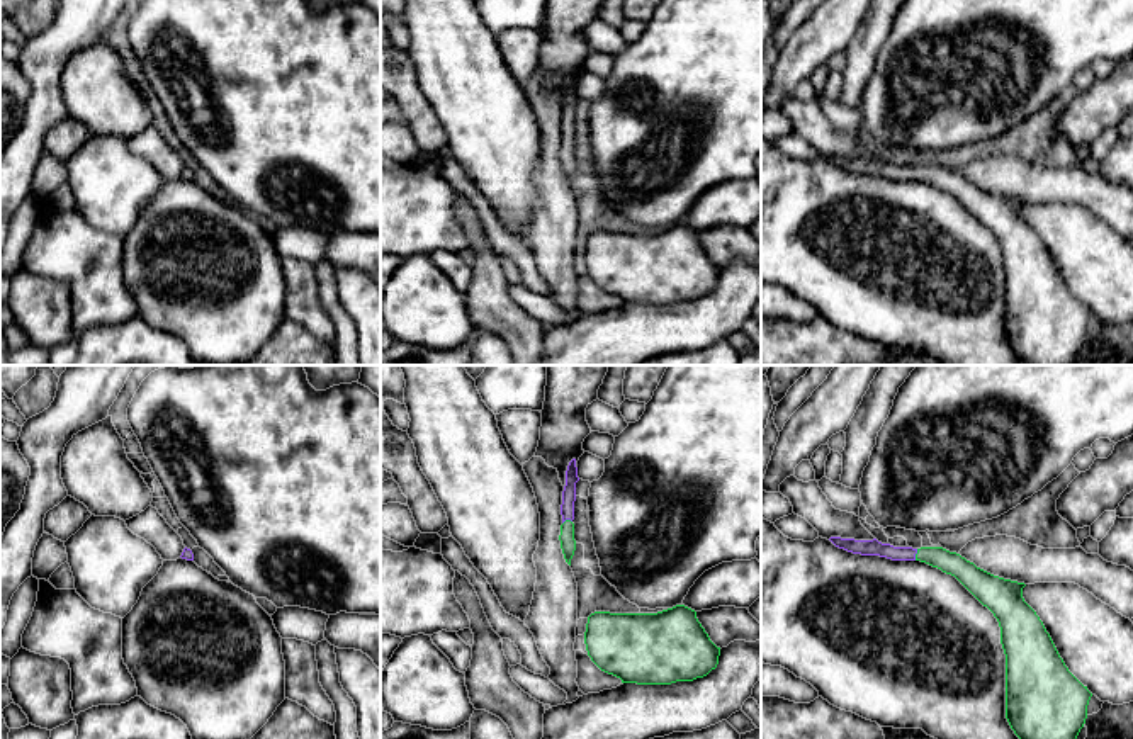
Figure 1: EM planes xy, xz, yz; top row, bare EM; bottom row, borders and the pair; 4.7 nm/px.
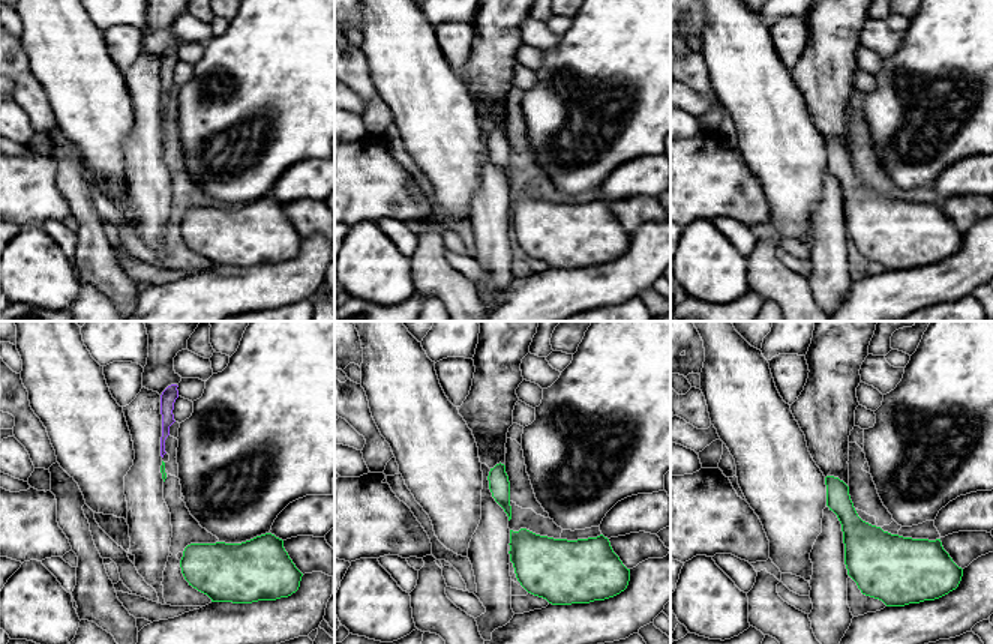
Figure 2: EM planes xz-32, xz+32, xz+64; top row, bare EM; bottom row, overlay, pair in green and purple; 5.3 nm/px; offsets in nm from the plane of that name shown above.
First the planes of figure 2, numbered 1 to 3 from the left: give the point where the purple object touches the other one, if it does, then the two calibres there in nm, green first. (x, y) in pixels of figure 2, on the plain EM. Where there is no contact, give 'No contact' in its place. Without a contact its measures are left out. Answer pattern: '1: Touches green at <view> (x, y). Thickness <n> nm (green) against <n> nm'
1: No contact
2: No contact
3: No contact

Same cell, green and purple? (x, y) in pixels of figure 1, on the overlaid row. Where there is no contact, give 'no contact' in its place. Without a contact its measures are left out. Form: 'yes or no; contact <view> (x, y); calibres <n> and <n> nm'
yes; contact yz (916, 554); calibres 110 and 80 nm

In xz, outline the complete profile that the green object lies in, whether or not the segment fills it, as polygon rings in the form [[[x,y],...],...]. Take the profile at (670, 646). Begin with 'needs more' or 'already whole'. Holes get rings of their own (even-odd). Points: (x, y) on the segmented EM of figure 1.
already whole | [[[685,605],[657,613],[595,612],[588,617],[584,644],[601,671],[637,685],[703,678],[720,656],[696,612]]]

